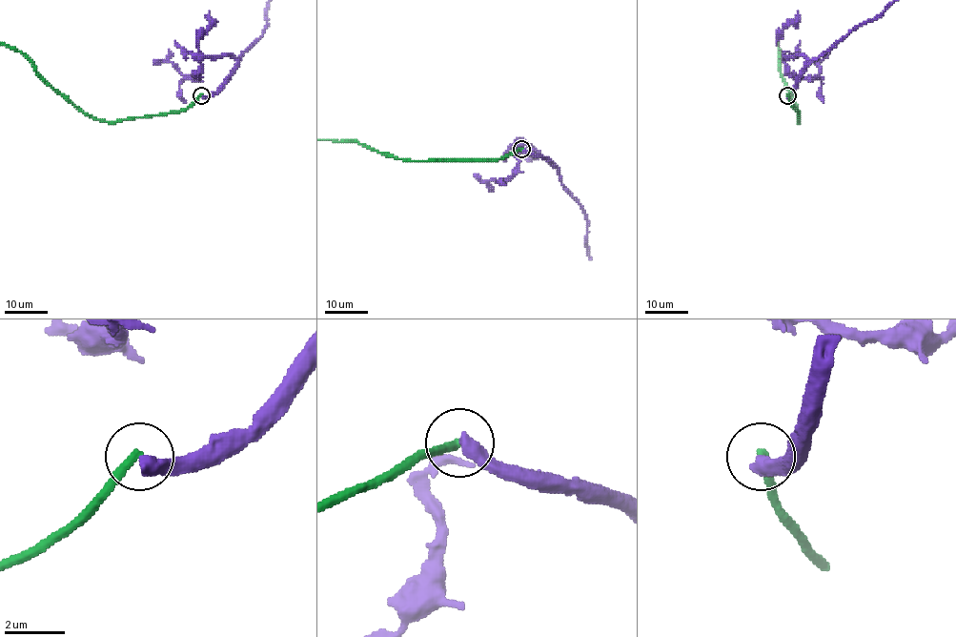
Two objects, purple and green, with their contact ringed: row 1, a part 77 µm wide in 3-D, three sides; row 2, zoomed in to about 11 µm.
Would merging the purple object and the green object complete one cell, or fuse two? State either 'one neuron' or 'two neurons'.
two neurons

